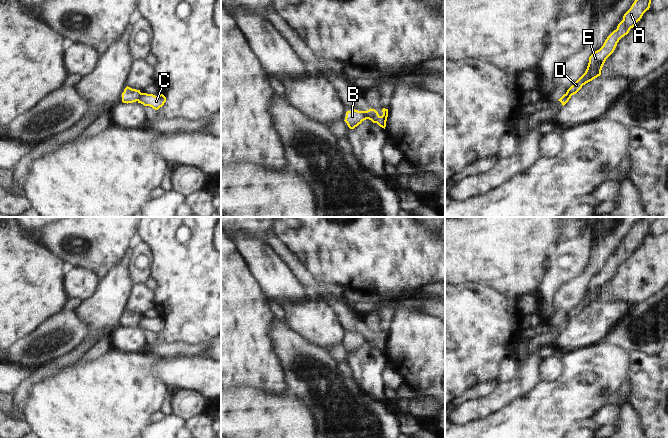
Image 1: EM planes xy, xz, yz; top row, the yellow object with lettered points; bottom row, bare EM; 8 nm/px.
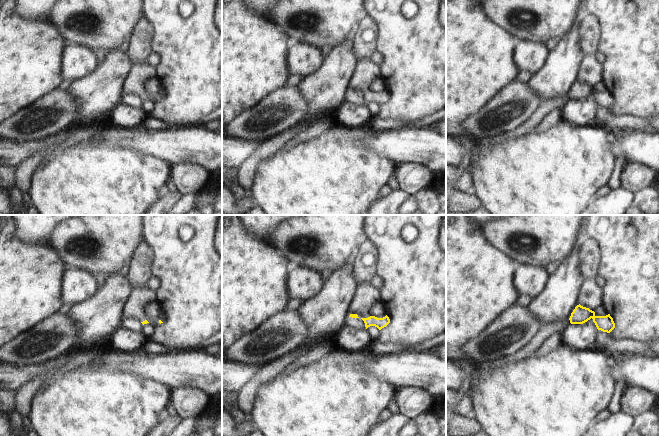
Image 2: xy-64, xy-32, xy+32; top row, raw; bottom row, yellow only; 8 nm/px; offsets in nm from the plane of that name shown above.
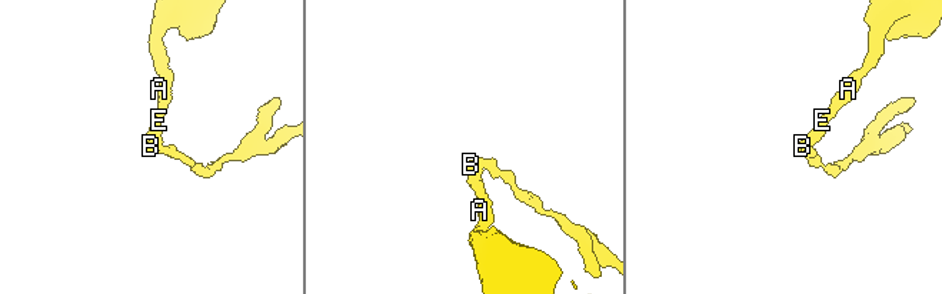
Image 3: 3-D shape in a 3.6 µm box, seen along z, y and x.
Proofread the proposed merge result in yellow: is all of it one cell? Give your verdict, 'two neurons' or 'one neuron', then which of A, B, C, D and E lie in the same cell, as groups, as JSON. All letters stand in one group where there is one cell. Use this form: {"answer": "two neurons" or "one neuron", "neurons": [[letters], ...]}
{"answer": "two neurons", "neurons": [["A", "B", "D", "E"], ["C"]]}

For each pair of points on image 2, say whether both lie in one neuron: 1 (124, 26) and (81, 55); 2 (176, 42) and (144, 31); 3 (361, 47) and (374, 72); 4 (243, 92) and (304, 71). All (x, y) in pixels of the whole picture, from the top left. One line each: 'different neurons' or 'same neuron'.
1: different neurons
2: different neurons
3: different neurons
4: different neurons

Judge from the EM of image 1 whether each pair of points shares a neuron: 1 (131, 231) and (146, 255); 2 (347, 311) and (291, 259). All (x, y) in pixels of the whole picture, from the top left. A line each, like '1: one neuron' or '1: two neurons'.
1: two neurons
2: one neuron

